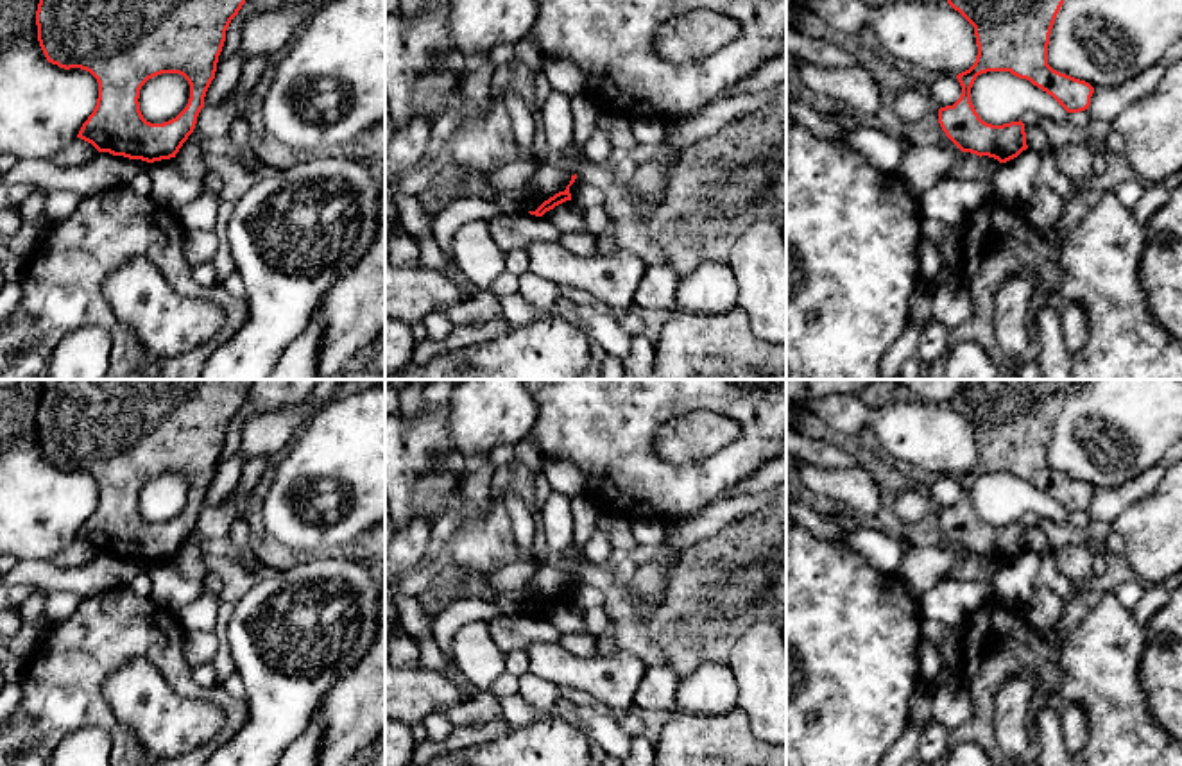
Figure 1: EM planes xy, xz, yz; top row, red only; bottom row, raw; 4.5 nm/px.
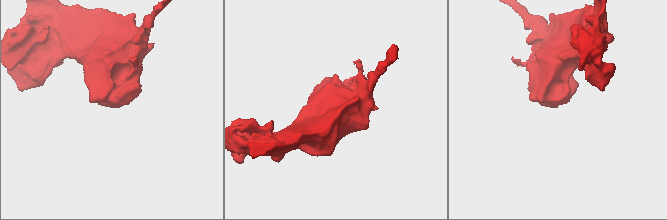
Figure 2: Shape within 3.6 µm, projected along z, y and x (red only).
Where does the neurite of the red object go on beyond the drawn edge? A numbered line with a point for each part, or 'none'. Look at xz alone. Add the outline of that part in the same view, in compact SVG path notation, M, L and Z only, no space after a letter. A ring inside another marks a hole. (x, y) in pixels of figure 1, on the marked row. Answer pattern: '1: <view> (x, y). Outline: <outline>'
none

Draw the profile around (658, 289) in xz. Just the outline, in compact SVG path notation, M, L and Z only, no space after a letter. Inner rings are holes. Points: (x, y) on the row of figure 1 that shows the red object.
M668 263L647 265L647 272L634 294L634 304L645 310L677 310L675 294L679 276Z

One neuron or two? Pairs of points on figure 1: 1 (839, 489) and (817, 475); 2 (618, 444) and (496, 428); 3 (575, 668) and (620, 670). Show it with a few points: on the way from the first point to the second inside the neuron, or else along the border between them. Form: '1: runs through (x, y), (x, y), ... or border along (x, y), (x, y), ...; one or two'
1: runs through (833, 484), (822, 480); one
2: border along (534, 398), (536, 421), (525, 437); two
3: runs through (586, 670), (609, 670); one

